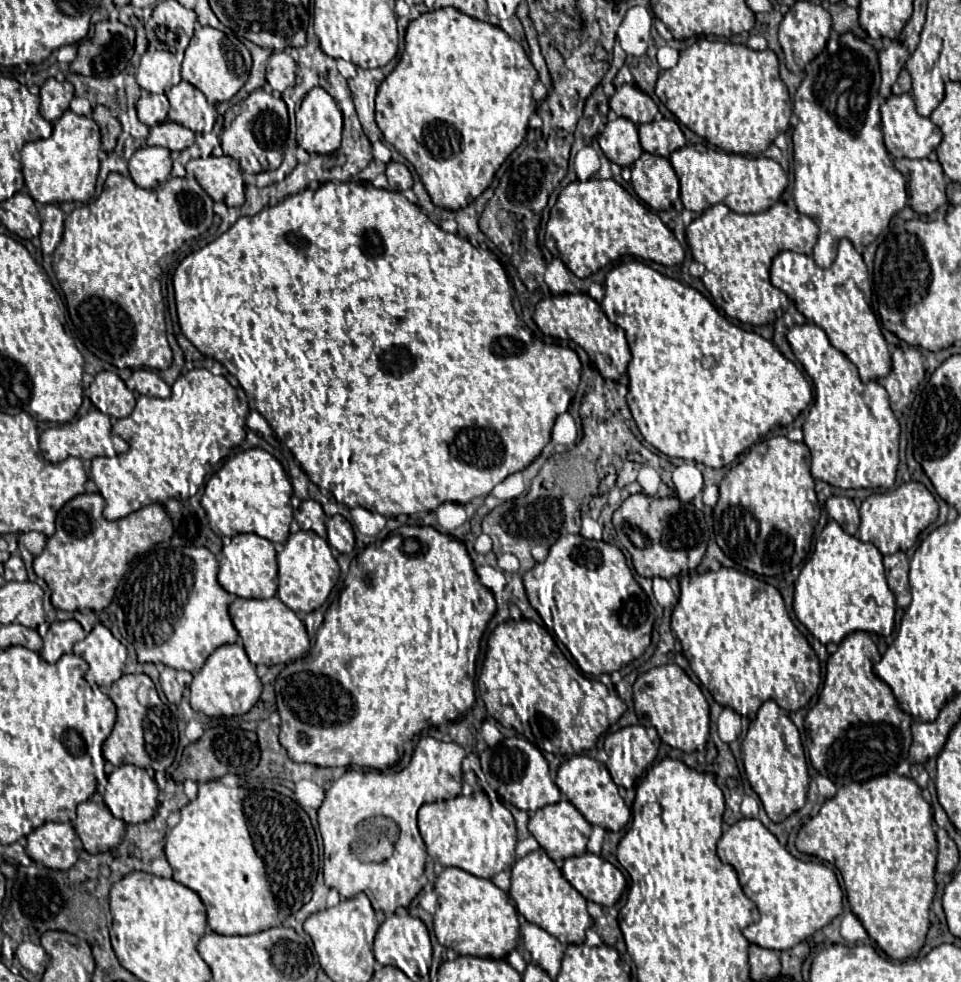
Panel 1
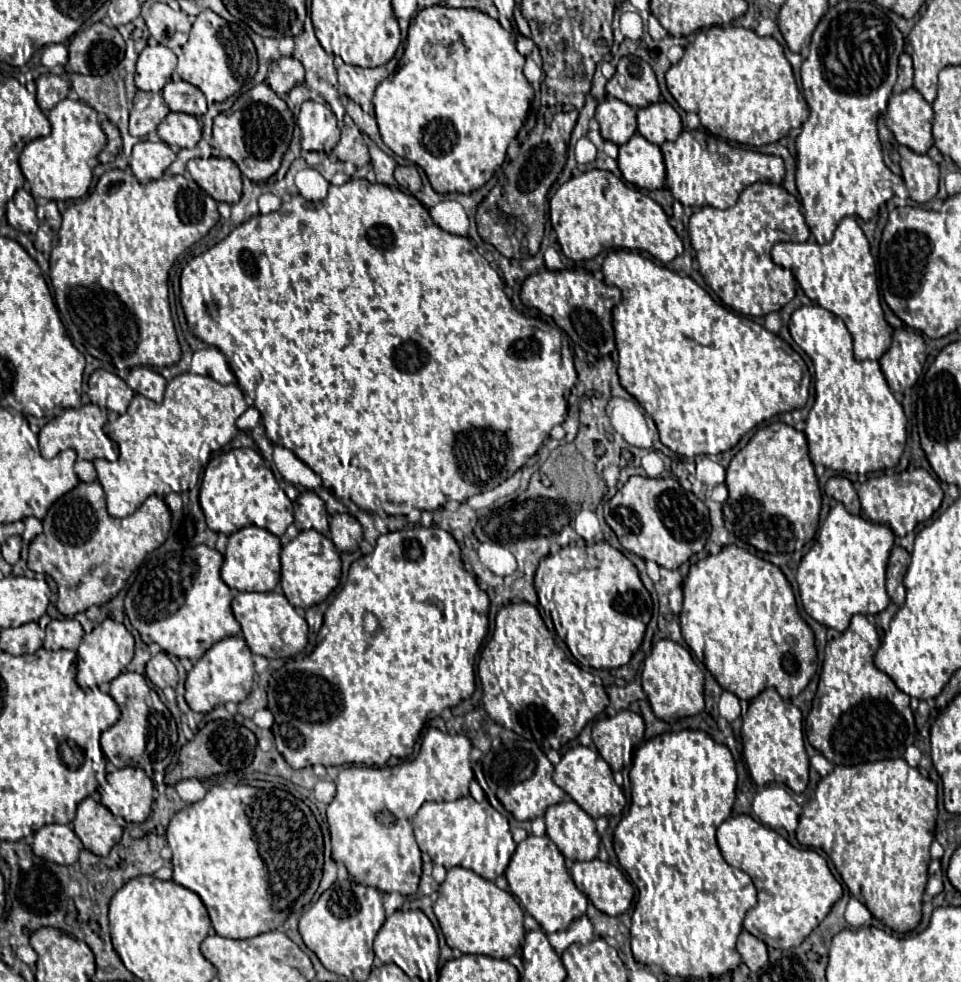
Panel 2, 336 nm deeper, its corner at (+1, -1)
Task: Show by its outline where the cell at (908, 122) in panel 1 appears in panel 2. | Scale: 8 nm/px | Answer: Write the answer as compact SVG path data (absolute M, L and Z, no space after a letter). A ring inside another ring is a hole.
M910 88L890 96L884 122L902 146L908 146L918 154L926 154L934 144L932 118L932 104L928 104L916 88Z

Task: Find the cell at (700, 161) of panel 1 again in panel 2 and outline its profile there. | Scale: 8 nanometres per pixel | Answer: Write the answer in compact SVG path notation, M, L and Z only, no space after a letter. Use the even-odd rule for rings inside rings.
M682 130L678 140L664 142L662 146L664 164L666 164L666 180L672 196L680 200L684 206L714 206L728 208L740 196L740 192L754 182L772 182L782 184L784 178L784 162L780 156L760 154L752 150L734 150L724 146L726 150L718 150L718 140L700 130Z

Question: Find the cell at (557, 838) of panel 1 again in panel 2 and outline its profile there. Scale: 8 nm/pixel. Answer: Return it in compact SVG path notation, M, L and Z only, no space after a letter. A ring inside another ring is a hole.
M564 800L548 808L546 834L558 850L570 860L594 860L600 848L600 836L594 820L574 802Z

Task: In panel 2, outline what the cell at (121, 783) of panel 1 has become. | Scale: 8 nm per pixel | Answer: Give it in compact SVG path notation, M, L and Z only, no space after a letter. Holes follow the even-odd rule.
M120 768L106 776L108 786L100 788L102 804L126 822L144 822L154 802L154 784L140 768ZM140 802L144 810L140 816Z

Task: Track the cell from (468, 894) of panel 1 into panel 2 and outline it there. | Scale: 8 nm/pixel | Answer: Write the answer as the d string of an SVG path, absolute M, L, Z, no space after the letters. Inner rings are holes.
M460 866L450 868L446 880L440 884L434 914L440 922L446 944L450 948L458 948L462 954L510 958L518 952L526 934L522 926L524 912L520 912L516 898L510 892L500 890L494 882Z

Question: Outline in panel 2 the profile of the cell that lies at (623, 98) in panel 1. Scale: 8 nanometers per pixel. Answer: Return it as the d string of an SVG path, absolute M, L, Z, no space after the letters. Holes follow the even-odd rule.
M622 58L618 62L616 74L608 80L606 90L608 90L610 96L630 104L632 108L648 106L652 102L658 102L658 98L660 98L658 80L656 80L650 64L644 62L644 60L638 60L638 58ZM630 62L640 66L640 70L642 70L640 76L632 76L628 72Z

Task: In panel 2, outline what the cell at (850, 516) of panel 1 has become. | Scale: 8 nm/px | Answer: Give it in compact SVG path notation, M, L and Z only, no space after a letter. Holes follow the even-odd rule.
M834 476L826 482L826 494L838 502L842 502L846 506L848 512L852 514L860 514L860 500L858 500L858 494L856 494L856 488L852 486L852 482L848 478L840 478L840 476Z

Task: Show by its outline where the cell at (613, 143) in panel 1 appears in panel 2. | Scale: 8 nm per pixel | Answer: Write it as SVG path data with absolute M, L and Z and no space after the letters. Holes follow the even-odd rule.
M608 96L600 102L596 108L596 120L600 124L602 138L618 146L636 134L636 110L618 98Z

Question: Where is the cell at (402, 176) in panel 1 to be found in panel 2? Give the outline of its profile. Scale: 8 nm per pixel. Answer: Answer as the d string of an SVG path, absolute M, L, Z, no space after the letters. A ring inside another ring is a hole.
M398 166L396 172L394 172L394 178L400 184L400 188L410 192L410 194L420 190L420 186L422 186L420 174L418 174L418 170L414 166Z

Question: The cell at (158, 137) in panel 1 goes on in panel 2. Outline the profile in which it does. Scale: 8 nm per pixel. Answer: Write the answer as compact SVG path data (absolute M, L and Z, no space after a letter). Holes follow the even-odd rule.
M170 112L158 126L158 136L174 150L194 148L202 138L202 128L192 114Z

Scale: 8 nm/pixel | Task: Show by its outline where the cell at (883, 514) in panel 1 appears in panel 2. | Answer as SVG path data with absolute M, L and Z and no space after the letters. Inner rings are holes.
M914 468L914 470L898 472L894 476L886 476L886 474L872 476L860 486L858 496L860 496L861 515L864 518L890 526L896 536L906 536L920 522L926 522L932 518L932 514L940 508L944 492L940 484L924 468Z

